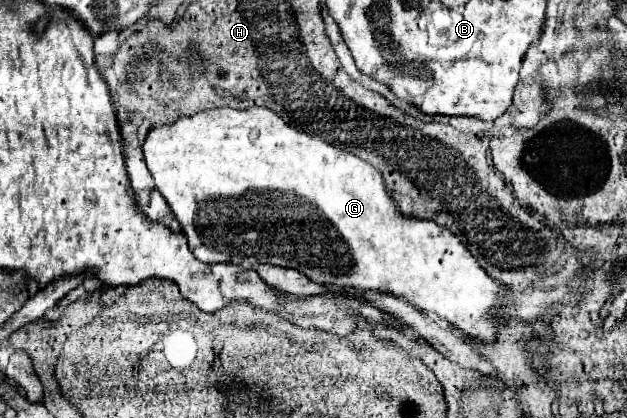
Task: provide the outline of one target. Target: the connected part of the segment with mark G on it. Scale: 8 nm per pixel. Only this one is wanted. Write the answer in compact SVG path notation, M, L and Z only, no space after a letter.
M252 106L246 110L234 110L234 108L218 108L218 110L204 110L194 116L184 116L178 118L174 124L166 124L162 128L152 128L144 142L142 142L142 152L144 152L144 162L150 168L152 178L156 180L156 190L166 198L168 206L172 208L176 220L182 226L182 232L186 232L188 246L192 252L204 260L204 262L232 262L240 264L244 268L252 268L254 264L274 264L274 266L284 266L284 268L294 268L302 274L306 274L312 282L324 284L324 286L334 286L334 288L358 288L358 290L382 290L390 292L394 296L406 298L414 308L434 312L438 318L446 320L452 328L460 330L464 336L478 336L486 342L492 342L498 334L498 330L504 326L502 322L496 322L496 312L494 306L498 304L500 298L506 296L506 288L500 286L496 280L488 278L488 274L478 266L476 258L468 252L468 248L446 228L434 224L434 222L424 222L424 220L414 220L410 216L404 216L398 212L396 202L390 198L382 174L364 162L362 158L338 150L324 142L318 136L310 136L306 132L298 132L292 126L288 126L274 110L262 108L262 106Z

